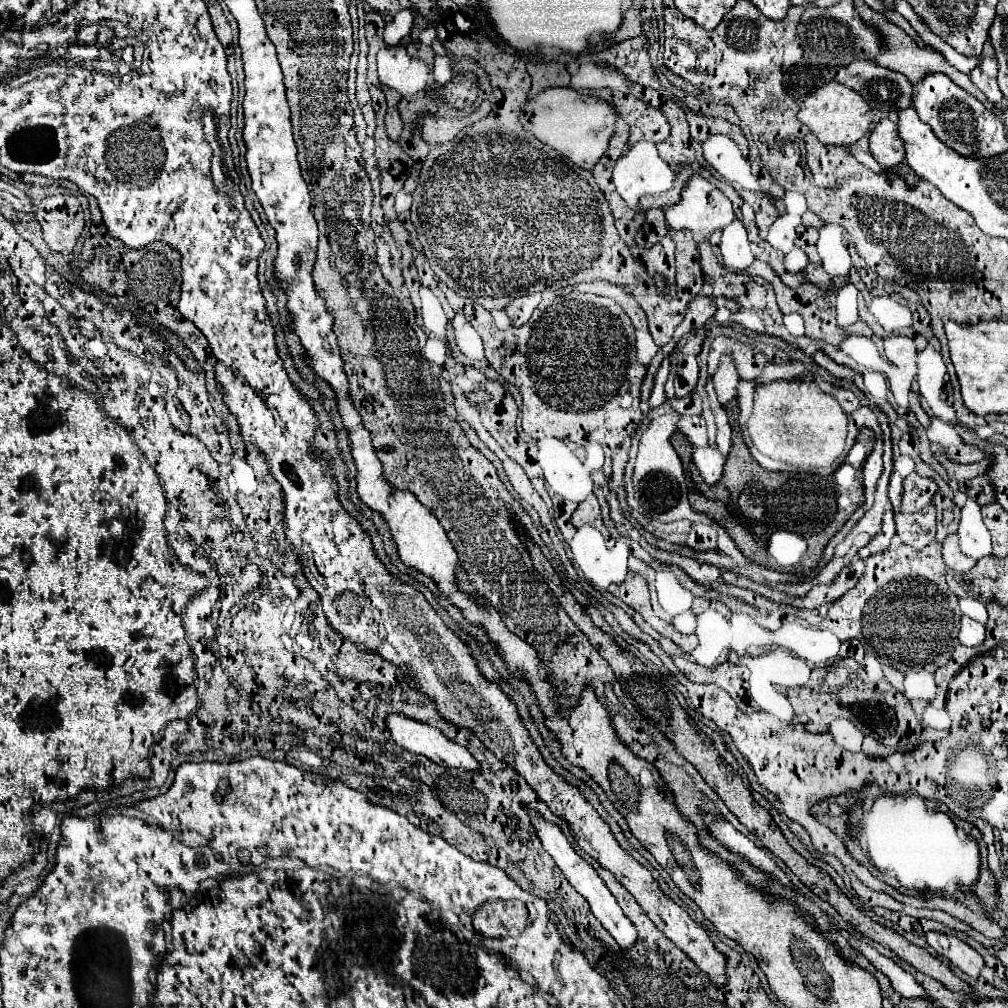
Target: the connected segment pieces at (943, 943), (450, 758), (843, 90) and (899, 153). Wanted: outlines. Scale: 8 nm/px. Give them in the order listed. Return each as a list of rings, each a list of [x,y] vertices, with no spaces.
[[[936,931],[926,933],[928,945],[942,957],[950,959],[958,969],[962,969],[968,977],[978,977],[984,967],[984,959],[970,945],[960,941],[956,935],[944,935]]]
[[[390,713],[386,717],[386,727],[396,745],[416,755],[424,755],[442,767],[458,767],[466,771],[478,769],[476,759],[466,747],[456,745],[456,741],[444,737],[440,729],[428,723],[412,721],[412,717],[404,717],[404,713]]]
[[[830,81],[802,101],[798,119],[806,123],[824,145],[854,145],[870,131],[872,109],[864,97],[860,97],[860,93],[848,89],[846,85],[840,85],[838,81]]]
[[[882,119],[874,127],[870,133],[870,153],[884,169],[904,163],[904,141],[900,141],[900,133],[896,133],[894,121]]]

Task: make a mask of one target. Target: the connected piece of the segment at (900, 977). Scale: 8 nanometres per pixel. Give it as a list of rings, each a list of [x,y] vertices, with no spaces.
[[[850,937],[850,945],[856,947],[860,953],[864,953],[874,963],[876,969],[880,969],[884,975],[890,977],[896,993],[900,993],[902,997],[928,997],[928,993],[916,983],[916,979],[910,973],[902,971],[892,959],[880,955],[872,945],[868,945],[856,937]]]

